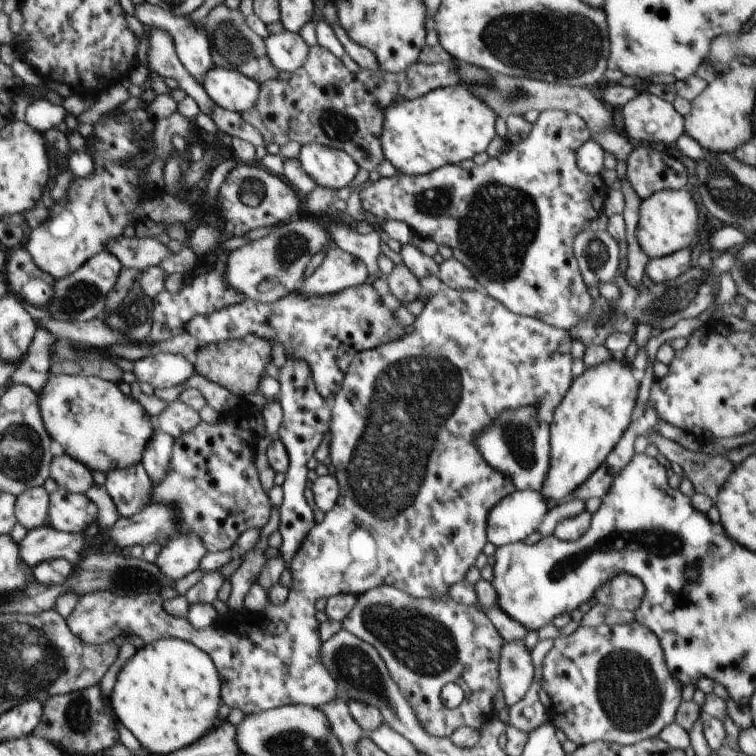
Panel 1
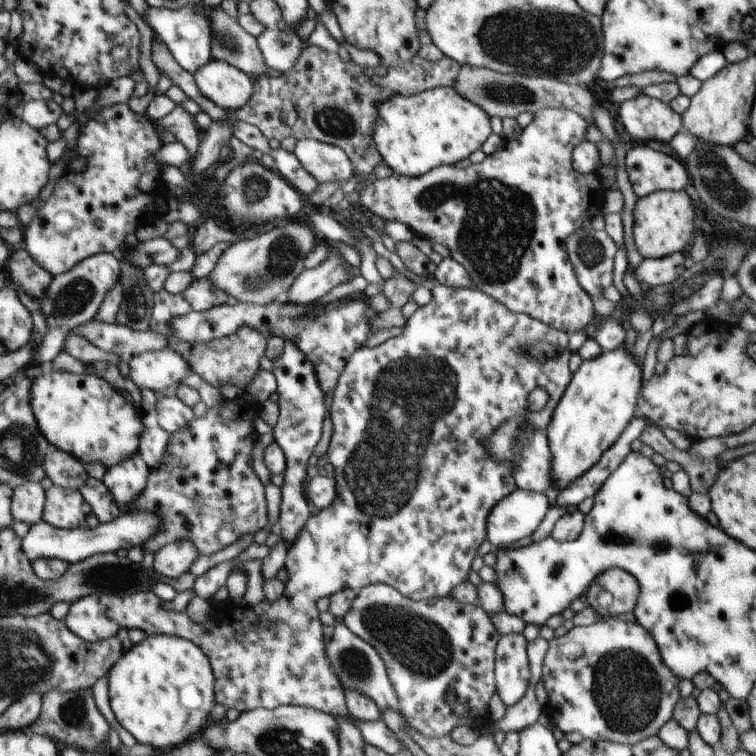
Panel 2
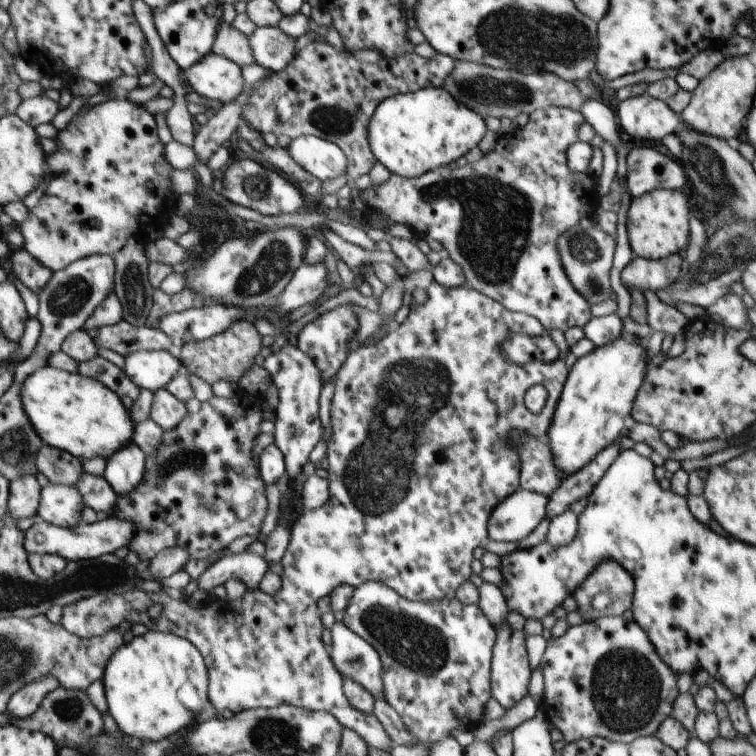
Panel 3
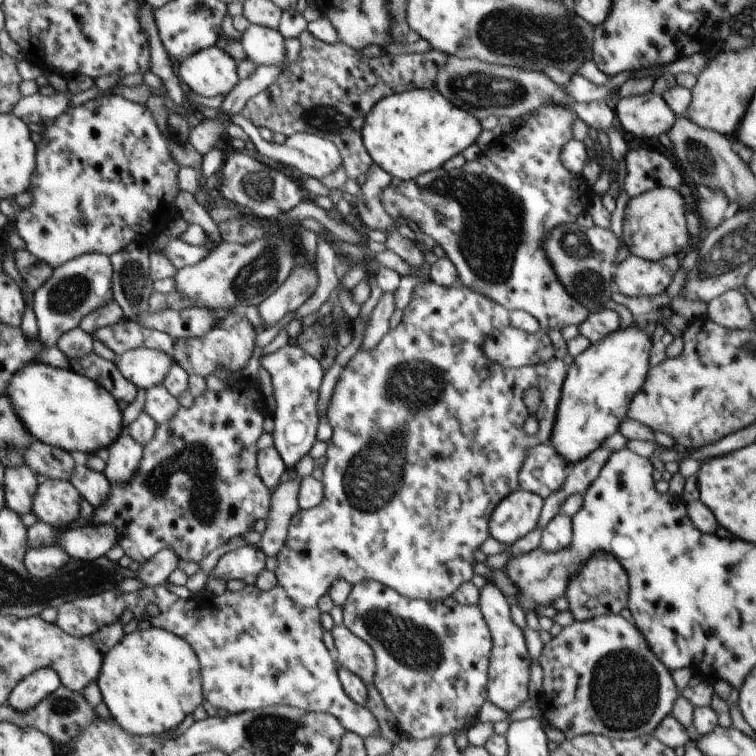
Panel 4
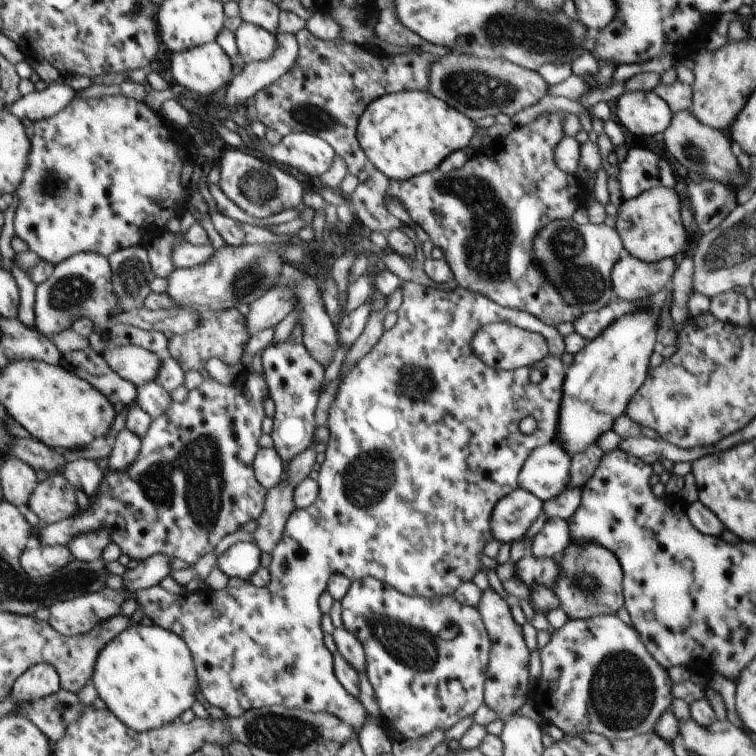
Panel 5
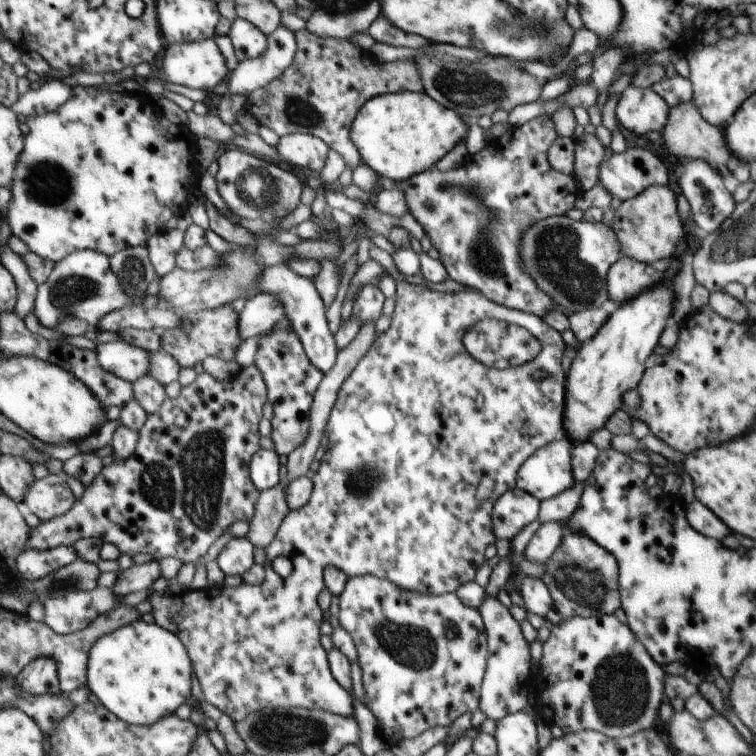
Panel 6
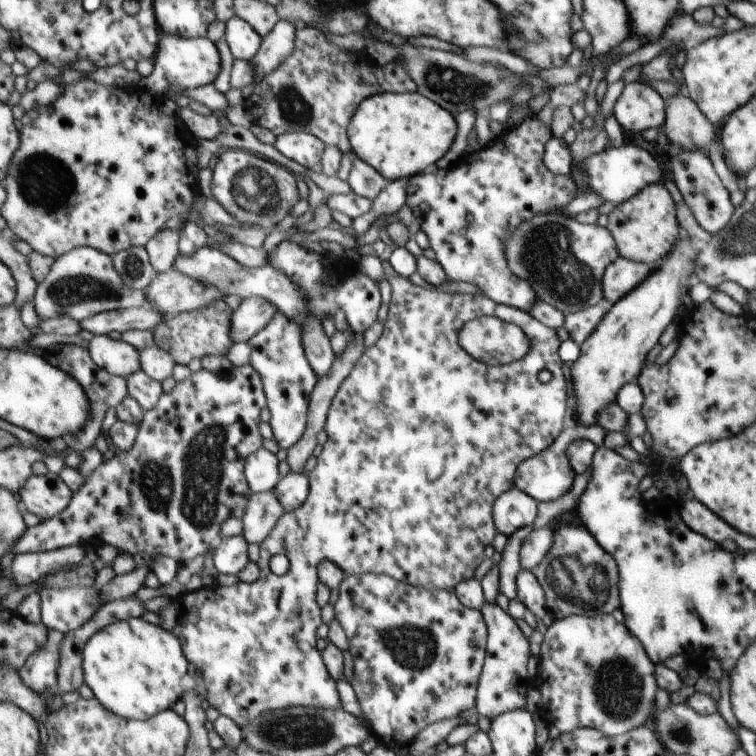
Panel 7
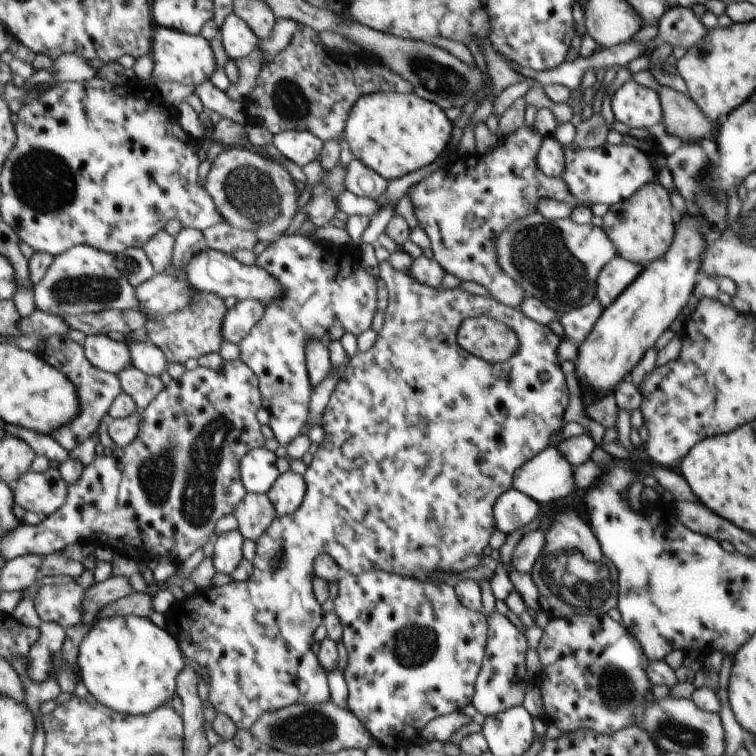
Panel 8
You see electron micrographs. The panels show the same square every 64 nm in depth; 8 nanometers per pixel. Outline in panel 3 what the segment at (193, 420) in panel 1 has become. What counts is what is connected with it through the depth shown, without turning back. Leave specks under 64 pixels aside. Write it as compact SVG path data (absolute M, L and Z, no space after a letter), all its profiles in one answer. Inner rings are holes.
M161 389L154 394L151 417L165 430L176 430L188 413L186 401L180 400L168 389Z

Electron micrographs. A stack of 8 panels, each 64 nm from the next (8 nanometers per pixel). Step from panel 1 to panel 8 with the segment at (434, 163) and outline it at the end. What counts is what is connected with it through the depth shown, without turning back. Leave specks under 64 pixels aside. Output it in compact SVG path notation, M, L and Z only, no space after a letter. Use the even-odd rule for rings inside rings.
M376 92L364 95L351 109L344 142L361 164L392 181L435 162L448 146L452 124L439 106L412 93Z

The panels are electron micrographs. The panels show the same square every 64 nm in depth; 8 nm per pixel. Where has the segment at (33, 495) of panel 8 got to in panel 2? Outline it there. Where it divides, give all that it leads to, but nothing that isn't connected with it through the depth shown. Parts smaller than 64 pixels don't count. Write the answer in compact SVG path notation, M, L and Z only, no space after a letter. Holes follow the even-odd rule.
M54 486L47 490L48 502L44 520L61 529L76 530L86 525L86 518L94 513L92 504L81 490Z

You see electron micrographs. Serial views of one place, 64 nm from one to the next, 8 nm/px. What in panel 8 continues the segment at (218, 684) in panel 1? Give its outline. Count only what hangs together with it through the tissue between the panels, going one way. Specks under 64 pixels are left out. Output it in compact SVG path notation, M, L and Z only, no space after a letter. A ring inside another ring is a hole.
M137 615L100 617L80 651L80 673L89 693L128 715L150 715L170 703L179 693L178 678L189 664L178 638Z

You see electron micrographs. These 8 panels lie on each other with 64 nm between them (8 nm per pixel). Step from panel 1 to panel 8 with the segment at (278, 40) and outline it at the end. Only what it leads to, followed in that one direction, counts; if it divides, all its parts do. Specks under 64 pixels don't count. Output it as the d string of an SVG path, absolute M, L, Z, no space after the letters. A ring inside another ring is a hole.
M236 12L227 16L221 28L224 45L232 60L252 54L261 45L261 39L244 18Z

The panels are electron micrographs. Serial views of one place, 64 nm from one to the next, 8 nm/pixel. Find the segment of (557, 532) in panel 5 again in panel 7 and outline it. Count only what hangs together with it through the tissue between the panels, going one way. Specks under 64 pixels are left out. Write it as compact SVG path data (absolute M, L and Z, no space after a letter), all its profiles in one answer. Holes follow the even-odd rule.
M551 527L533 529L524 540L519 553L519 564L524 571L531 571L546 556L553 544L555 530Z

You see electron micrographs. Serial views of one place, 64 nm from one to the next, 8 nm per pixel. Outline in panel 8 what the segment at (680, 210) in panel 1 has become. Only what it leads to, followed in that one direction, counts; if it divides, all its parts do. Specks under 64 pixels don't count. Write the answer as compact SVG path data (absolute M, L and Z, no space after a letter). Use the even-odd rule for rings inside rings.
M656 181L644 184L644 187L627 200L610 205L603 219L604 224L601 228L613 242L618 256L640 264L644 269L648 264L665 256L670 249L672 234L674 234L672 204L670 204L666 188L662 188Z

